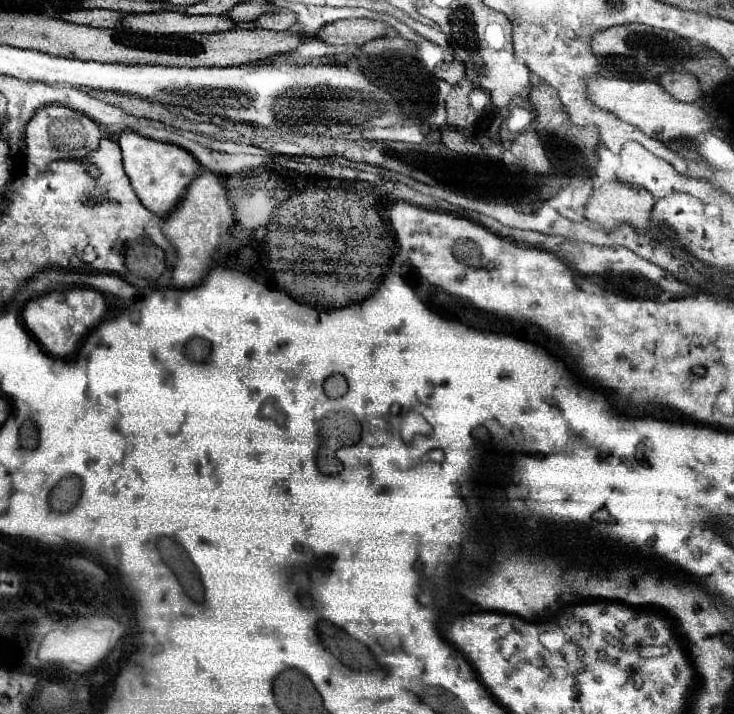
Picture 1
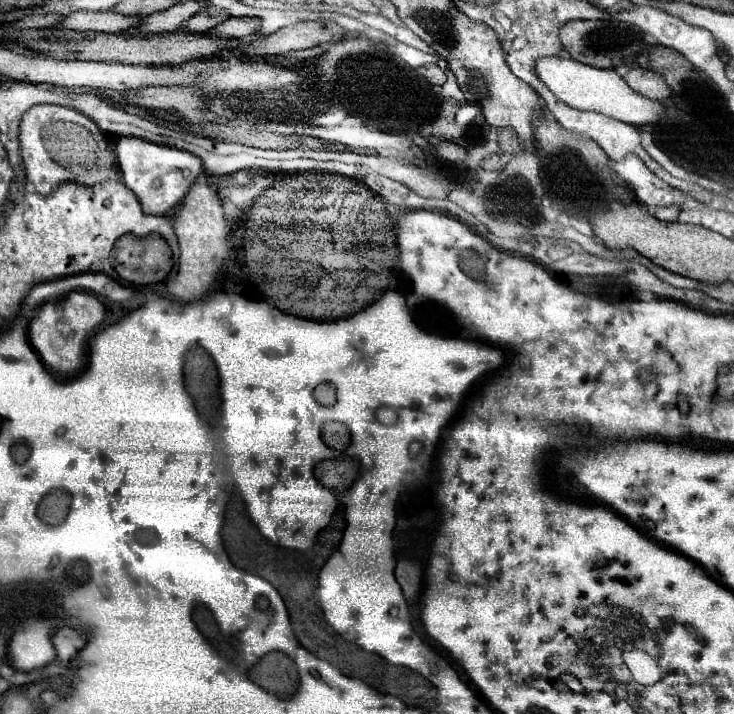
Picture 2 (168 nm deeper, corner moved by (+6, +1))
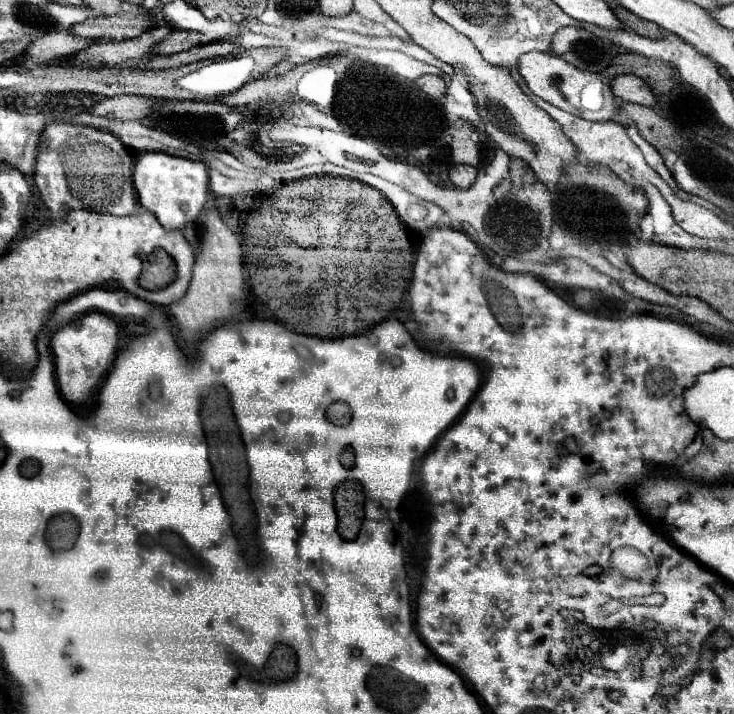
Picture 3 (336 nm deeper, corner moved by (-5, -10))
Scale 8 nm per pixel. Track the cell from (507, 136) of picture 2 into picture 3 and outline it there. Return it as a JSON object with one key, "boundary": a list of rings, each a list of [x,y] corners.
{"boundary":[[[513,157],[509,169],[511,169],[511,181],[515,185],[525,185],[525,183],[531,183],[535,179],[535,173],[531,171],[531,167],[527,167],[527,163],[523,159]]]}

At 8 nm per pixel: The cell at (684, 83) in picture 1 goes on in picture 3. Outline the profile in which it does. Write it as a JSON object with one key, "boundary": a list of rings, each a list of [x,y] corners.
{"boundary":[[[619,75],[613,79],[611,87],[615,89],[615,95],[625,103],[637,103],[645,107],[657,105],[657,97],[653,95],[651,87],[635,75]]]}

